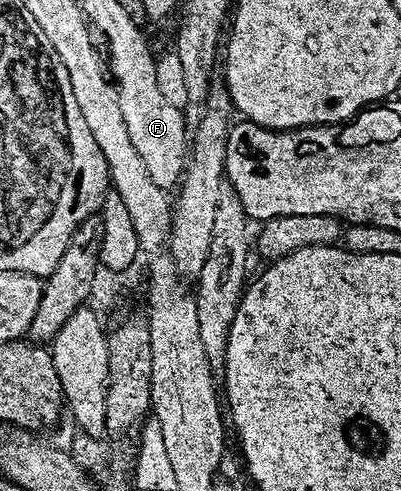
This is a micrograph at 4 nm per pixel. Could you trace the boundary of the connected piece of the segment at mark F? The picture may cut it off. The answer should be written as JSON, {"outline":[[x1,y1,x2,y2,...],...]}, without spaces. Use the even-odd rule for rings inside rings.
{"outline":[[117,51,116,80,118,85,118,99,122,118,126,122,126,134,130,134,130,142,134,142,134,150,146,162,146,170,150,178,162,189,168,190,181,179,182,171,186,166,186,129,183,113,177,105,166,102,160,91,156,89,155,63,145,64,135,61,131,52]]}

